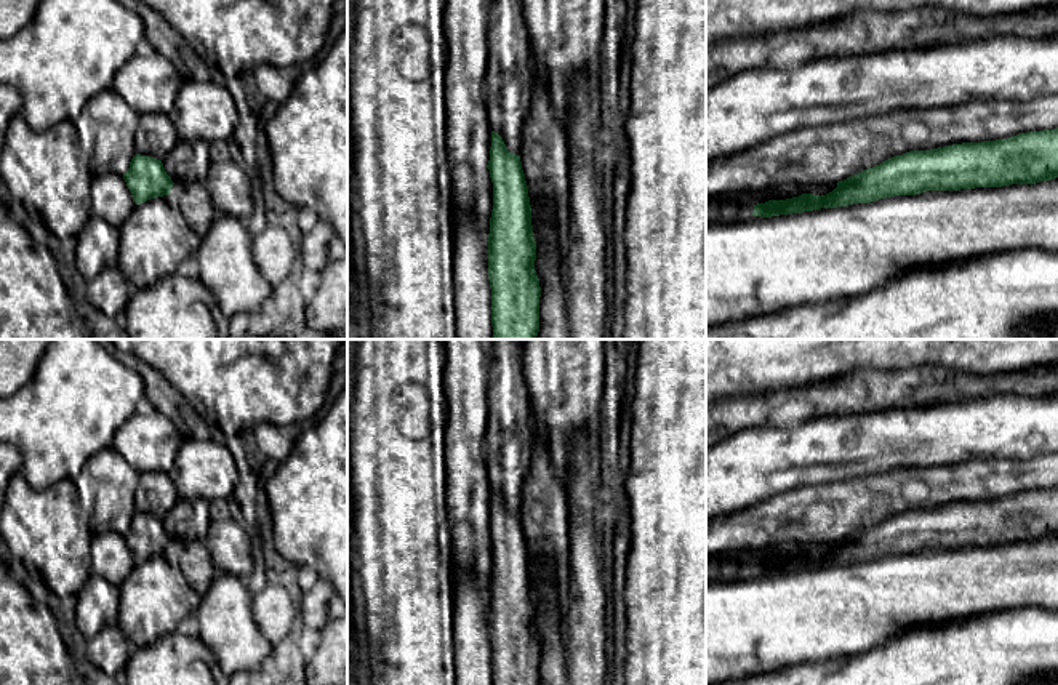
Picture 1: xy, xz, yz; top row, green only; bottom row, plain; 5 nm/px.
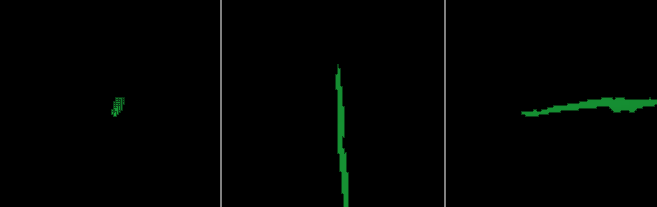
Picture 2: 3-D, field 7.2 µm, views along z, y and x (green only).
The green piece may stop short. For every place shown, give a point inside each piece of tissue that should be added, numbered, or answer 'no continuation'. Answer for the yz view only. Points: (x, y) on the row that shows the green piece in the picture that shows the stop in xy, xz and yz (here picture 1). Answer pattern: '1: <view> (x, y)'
no continuation

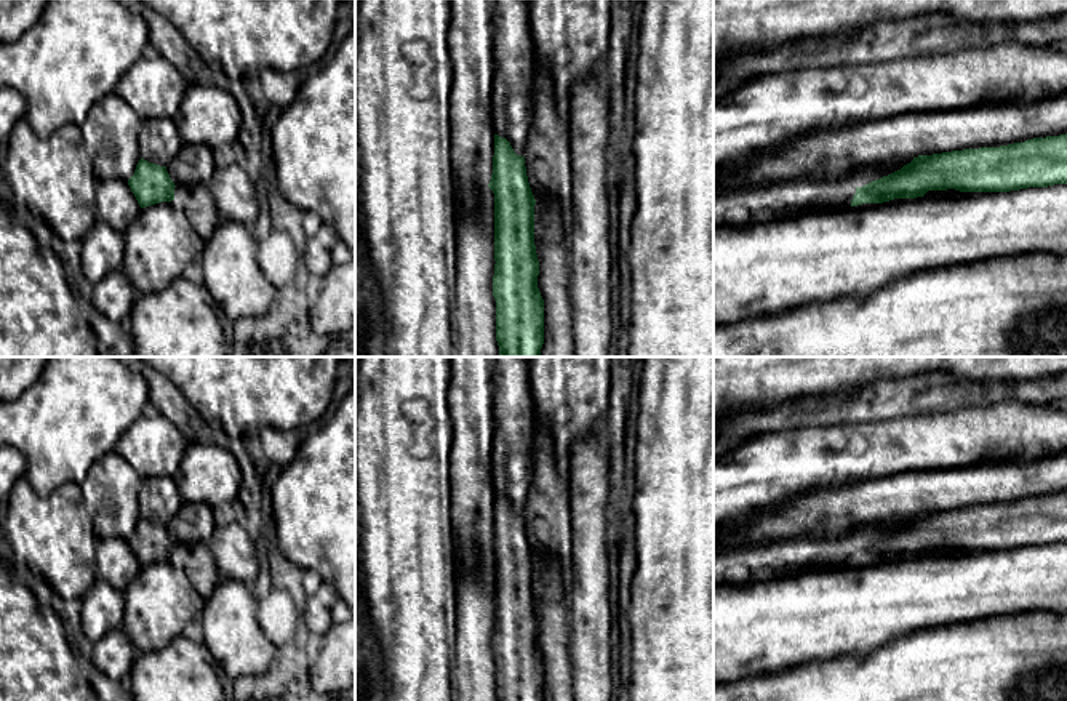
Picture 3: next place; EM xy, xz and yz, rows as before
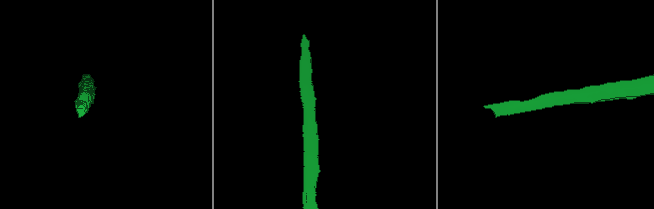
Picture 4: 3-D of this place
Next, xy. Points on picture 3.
no continuation

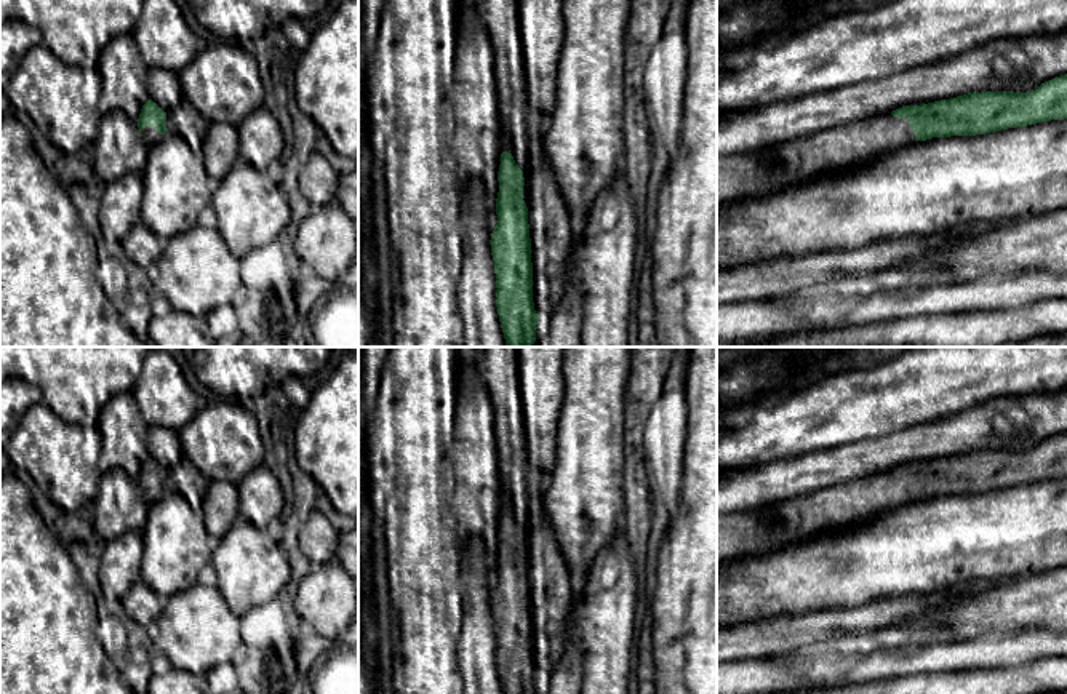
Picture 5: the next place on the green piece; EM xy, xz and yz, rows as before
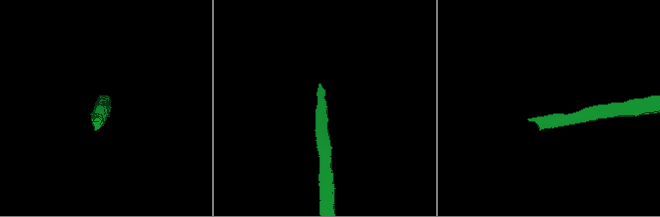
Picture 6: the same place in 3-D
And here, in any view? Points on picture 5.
1: yz (835, 151)

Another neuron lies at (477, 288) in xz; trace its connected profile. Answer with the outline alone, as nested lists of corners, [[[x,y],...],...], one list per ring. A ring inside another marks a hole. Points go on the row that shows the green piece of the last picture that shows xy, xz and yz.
[[[467,198],[461,205],[461,216],[466,227],[462,273],[458,283],[458,309],[464,321],[464,347],[506,347],[496,307],[496,273],[491,254],[491,230],[483,216],[477,216]]]

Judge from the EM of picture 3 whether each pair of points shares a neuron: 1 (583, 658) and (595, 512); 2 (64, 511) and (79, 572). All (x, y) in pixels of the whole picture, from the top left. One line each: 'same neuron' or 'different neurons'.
1: same neuron
2: same neuron

